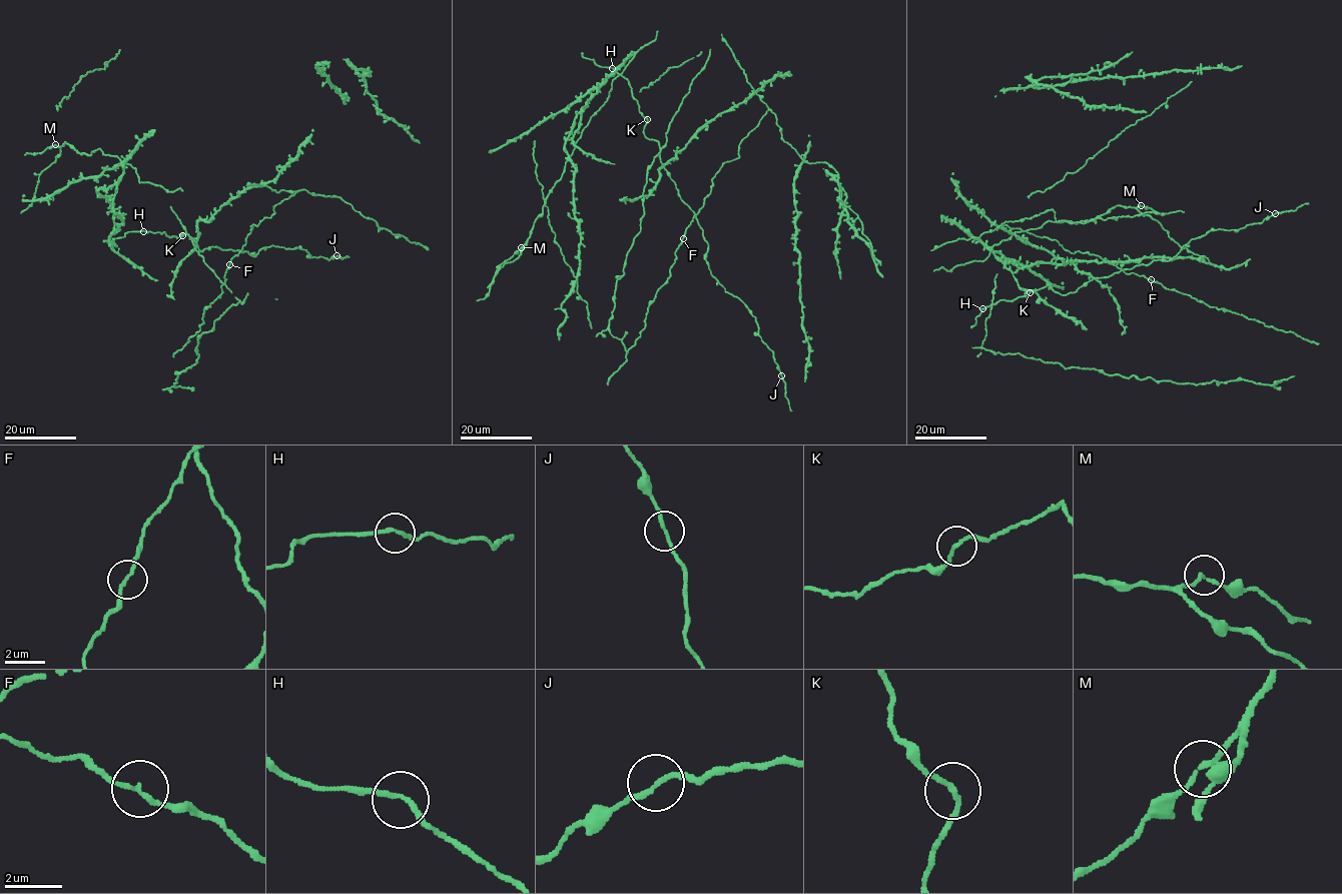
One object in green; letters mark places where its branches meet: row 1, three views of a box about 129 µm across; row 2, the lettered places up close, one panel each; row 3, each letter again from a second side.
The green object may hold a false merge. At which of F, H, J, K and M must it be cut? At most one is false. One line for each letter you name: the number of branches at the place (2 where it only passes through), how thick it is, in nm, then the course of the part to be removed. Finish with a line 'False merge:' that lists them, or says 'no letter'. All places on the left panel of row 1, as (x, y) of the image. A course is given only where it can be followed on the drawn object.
False merge: no letter

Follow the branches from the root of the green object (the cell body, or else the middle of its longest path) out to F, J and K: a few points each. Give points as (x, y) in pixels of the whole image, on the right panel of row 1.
F: (981, 308), (1027, 295), (1049, 284), (1066, 295), (1094, 278), (1122, 269), (1150, 279)
J: (981, 308), (1049, 284), (1066, 295), (1094, 278), (1171, 259), (1192, 238), (1210, 230), (1237, 230), (1275, 213)
K: (981, 308), (1031, 292)

